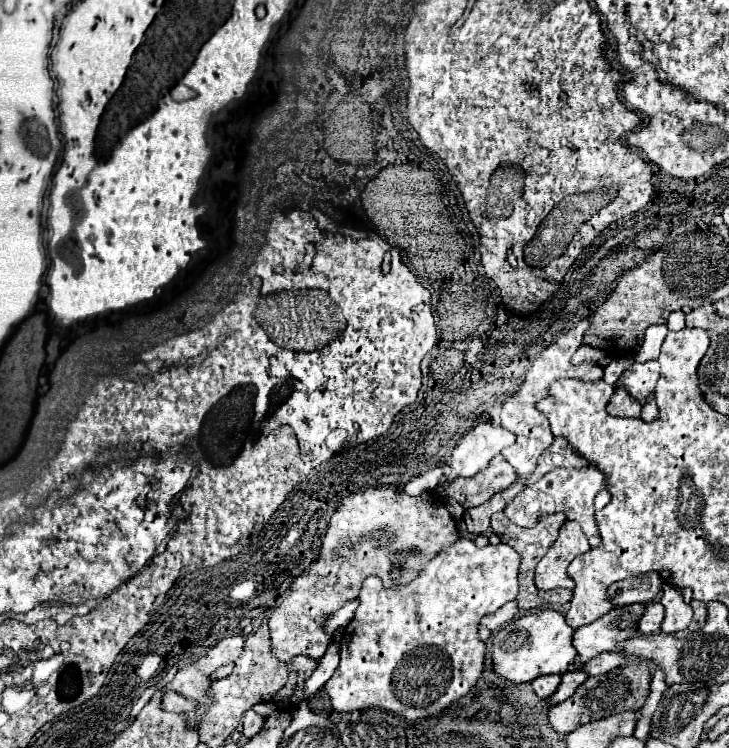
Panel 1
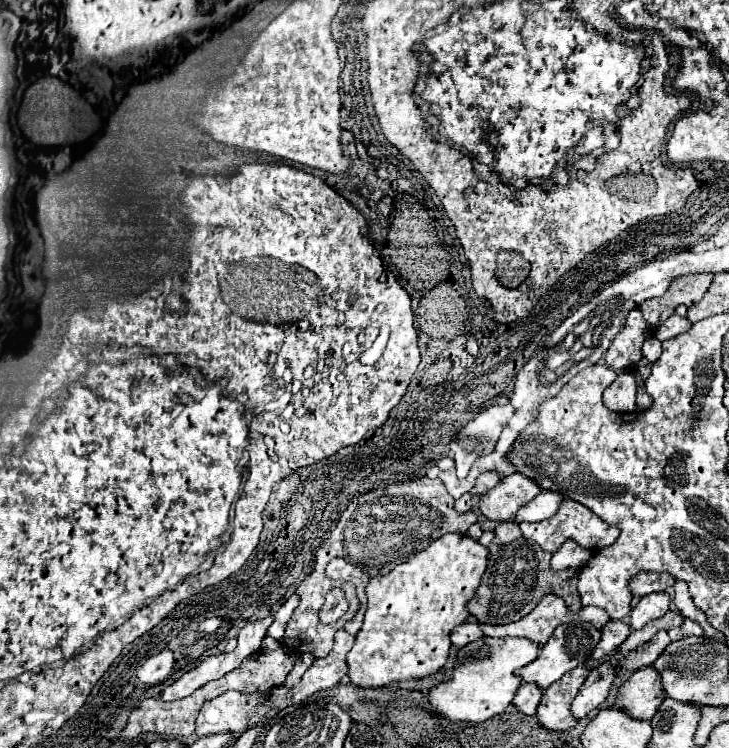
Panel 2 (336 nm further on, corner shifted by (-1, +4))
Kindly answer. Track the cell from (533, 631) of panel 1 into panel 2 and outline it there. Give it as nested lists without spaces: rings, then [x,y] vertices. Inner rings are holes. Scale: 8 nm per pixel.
[[[489,638],[471,642],[457,652],[453,674],[447,682],[441,682],[429,690],[431,710],[453,722],[485,722],[497,714],[503,714],[511,704],[521,678],[513,672],[539,654],[539,646],[527,638]]]

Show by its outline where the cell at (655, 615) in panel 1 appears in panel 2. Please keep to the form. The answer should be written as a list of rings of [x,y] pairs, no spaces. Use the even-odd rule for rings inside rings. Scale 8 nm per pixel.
[[[655,592],[643,596],[633,608],[629,622],[633,628],[643,628],[649,620],[661,618],[669,610],[669,596],[665,592]]]

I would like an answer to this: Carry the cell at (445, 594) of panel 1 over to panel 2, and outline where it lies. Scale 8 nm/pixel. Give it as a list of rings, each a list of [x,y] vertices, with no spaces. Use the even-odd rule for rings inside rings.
[[[445,534],[433,540],[423,552],[419,552],[411,560],[395,566],[391,574],[371,578],[365,590],[369,598],[365,622],[359,634],[355,636],[351,652],[347,654],[351,684],[359,688],[377,688],[391,682],[423,678],[433,672],[439,672],[449,656],[451,630],[467,622],[467,618],[471,616],[465,604],[469,598],[473,598],[475,590],[479,588],[487,564],[487,554],[489,550],[485,546],[481,546],[477,540],[465,534]]]

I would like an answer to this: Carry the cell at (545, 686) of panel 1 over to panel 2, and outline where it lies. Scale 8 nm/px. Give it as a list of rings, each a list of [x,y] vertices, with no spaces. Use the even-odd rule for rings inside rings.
[[[521,684],[515,698],[513,698],[513,706],[525,714],[525,716],[533,716],[537,712],[537,704],[541,700],[541,690],[533,684]]]

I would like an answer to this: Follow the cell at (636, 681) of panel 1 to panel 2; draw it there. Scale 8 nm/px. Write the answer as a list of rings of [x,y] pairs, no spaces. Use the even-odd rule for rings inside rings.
[[[577,666],[577,670],[571,670],[565,674],[565,678],[553,682],[547,690],[543,690],[543,698],[537,706],[537,722],[555,732],[569,730],[577,724],[577,720],[571,714],[571,702],[577,696],[581,684],[585,682],[589,670],[583,666]]]

